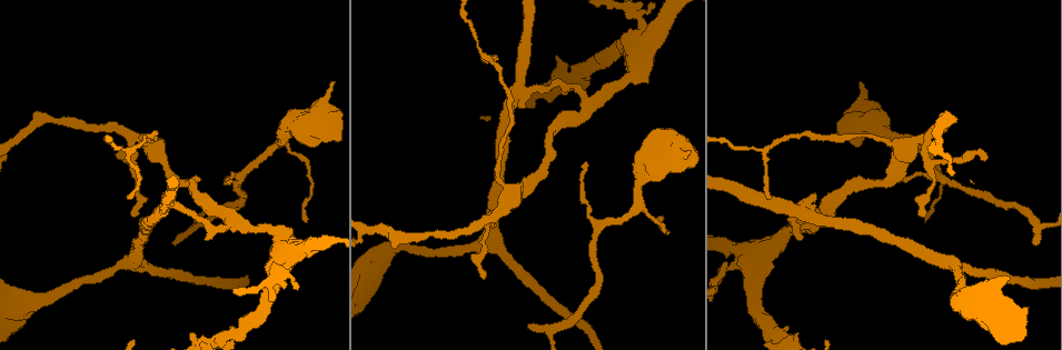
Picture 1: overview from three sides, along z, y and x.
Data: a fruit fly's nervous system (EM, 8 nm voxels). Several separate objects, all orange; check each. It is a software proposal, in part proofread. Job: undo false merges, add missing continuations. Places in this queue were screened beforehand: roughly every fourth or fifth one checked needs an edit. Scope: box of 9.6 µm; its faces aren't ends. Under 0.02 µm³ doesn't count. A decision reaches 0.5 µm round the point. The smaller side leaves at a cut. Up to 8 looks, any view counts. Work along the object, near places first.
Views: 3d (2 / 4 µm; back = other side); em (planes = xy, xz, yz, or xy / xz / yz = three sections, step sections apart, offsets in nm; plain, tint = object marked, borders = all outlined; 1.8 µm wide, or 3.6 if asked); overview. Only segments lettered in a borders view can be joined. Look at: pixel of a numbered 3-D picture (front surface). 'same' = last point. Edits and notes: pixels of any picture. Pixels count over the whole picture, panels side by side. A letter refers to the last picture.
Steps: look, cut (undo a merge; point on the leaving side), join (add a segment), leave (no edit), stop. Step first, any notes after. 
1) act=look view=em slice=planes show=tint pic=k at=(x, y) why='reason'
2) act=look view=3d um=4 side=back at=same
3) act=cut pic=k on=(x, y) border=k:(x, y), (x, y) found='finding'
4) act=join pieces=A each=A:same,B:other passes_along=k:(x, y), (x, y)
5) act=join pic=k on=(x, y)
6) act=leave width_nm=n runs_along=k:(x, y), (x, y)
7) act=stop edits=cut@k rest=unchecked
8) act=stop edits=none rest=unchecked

act=look view=em um=3.6 slice=planes show=borders pic=1 at=(671, 169) why='thick end'

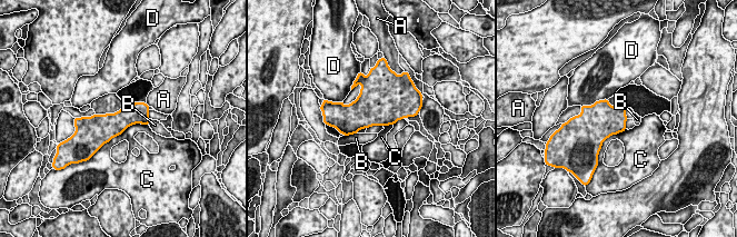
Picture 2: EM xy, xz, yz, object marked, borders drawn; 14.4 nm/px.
act=leave each=A:other,B:other,C:other,D:other border=2:(148, 124), (131, 124), (98, 150) found='none of them fits'

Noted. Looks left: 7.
act=look view=em slice=planes show=borders pic=1 at=(813, 224)

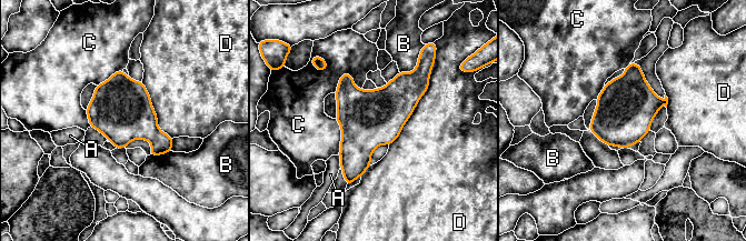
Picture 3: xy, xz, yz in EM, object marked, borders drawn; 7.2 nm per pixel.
act=leave each=A:other,B:other,C:other,D:other border=3:(431, 70), (428, 89), (389, 146) found='one cell here'

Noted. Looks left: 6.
act=look view=3d um=4 pic=1 at=(530, 323) why='branch stops here'

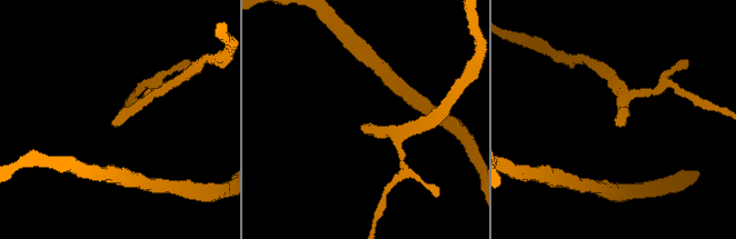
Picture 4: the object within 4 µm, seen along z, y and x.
act=look view=em slice=planes show=plain pic=4 at=(114, 123) why='now the EM'

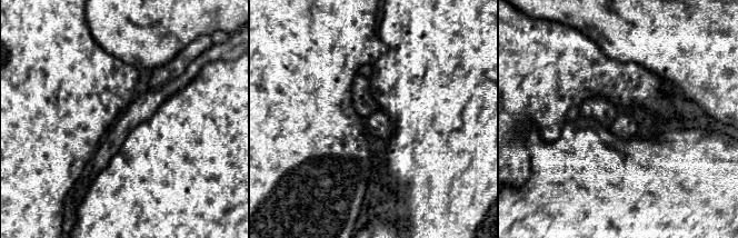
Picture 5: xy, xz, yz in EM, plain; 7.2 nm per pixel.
act=look view=em slice=planes show=borders at=same why='see the neighbours'

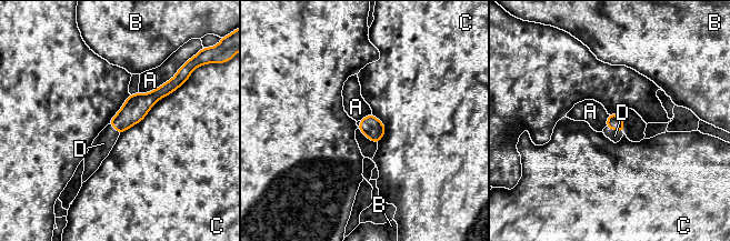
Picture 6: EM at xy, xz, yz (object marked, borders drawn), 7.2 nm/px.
act=join pieces=D longest_contact=C:600nm each=A:other,B:other,C:other,D:same passes_along=6:(614, 121), (614, 129), (614, 136) found='the cell continues'

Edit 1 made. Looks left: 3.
act=stop edits=join@6 rest=unchecked

